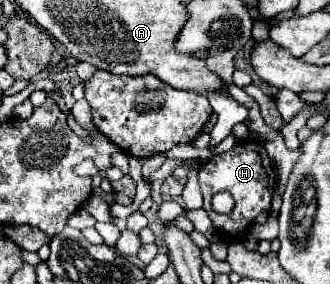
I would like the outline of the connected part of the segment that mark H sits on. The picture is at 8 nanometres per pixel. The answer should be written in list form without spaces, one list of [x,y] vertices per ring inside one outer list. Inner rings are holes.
[[[241,141],[231,151],[215,155],[211,161],[207,161],[207,165],[199,171],[197,177],[199,177],[203,201],[205,201],[203,209],[207,211],[209,219],[213,221],[213,227],[227,235],[243,237],[247,233],[247,229],[253,225],[255,217],[259,213],[269,211],[269,207],[271,207],[271,197],[273,197],[273,189],[275,189],[275,173],[273,173],[273,165],[271,165],[271,159],[267,157],[265,147],[263,147],[263,157],[261,157],[257,141]],[[219,191],[229,191],[233,195],[235,209],[231,215],[219,215],[211,209],[211,197]]]

